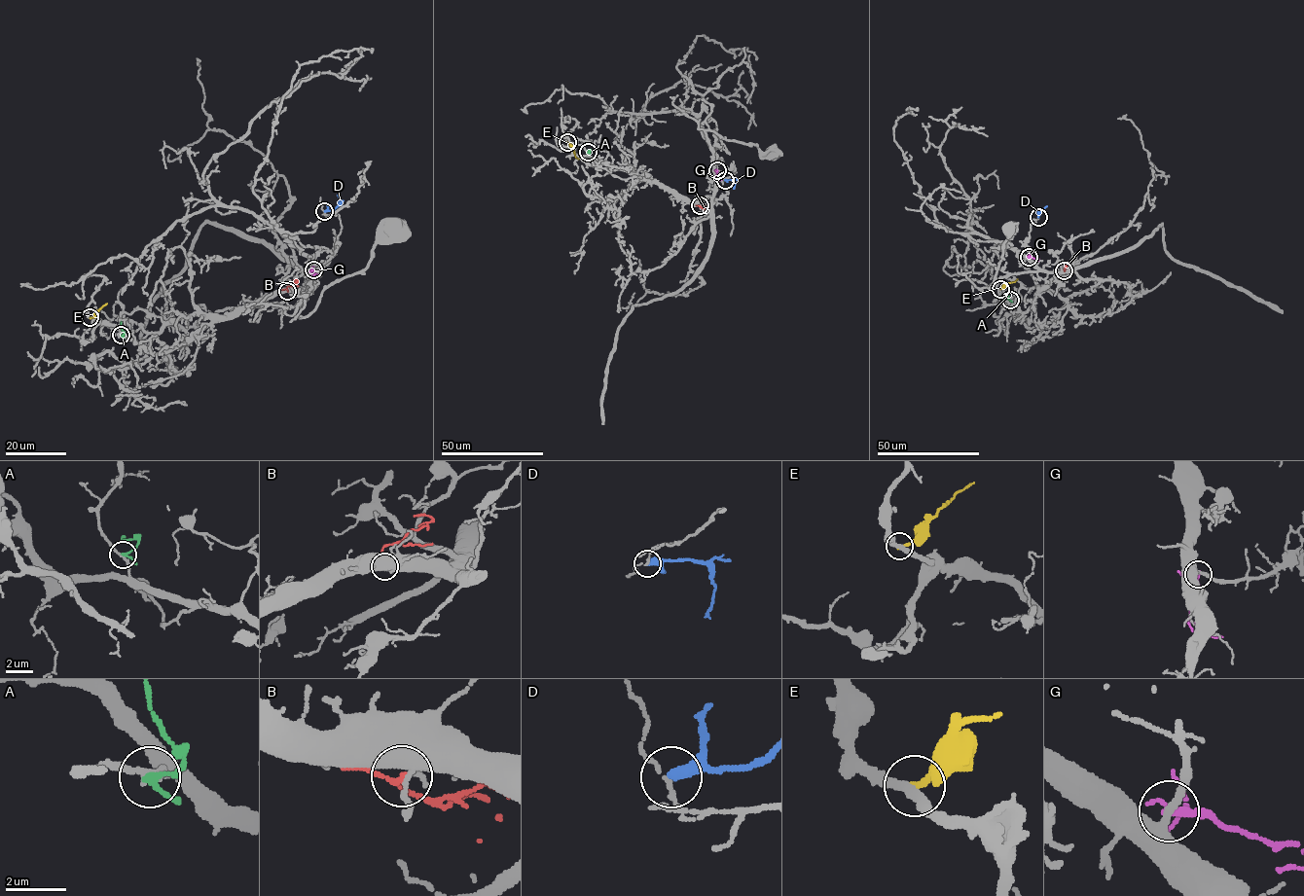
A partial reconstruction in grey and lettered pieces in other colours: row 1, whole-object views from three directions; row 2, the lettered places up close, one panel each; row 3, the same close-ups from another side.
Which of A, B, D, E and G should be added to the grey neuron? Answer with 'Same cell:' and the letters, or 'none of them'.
Same cell: none of them

